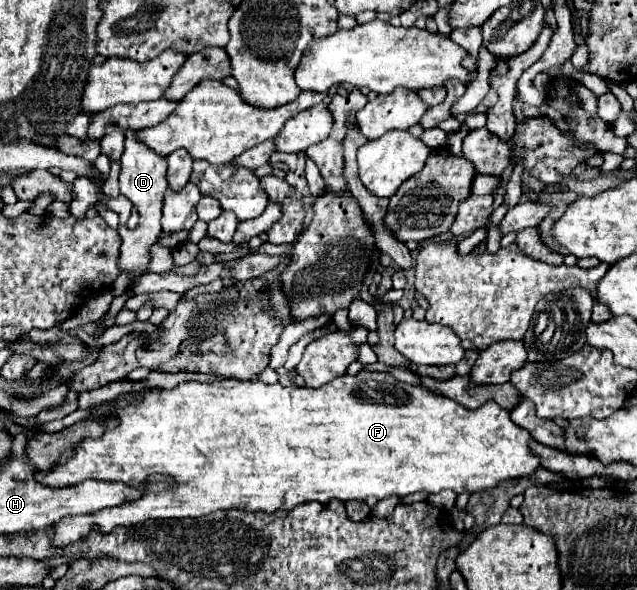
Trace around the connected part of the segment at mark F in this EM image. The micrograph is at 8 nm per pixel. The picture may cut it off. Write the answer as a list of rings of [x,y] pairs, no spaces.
[[[362,369],[358,375],[342,375],[336,377],[334,381],[318,387],[318,389],[310,389],[310,387],[284,387],[280,383],[276,385],[266,385],[262,381],[230,381],[230,379],[222,379],[222,381],[212,381],[212,383],[200,383],[200,381],[184,381],[180,385],[176,385],[174,389],[142,389],[138,391],[140,401],[134,405],[126,405],[126,407],[112,407],[114,403],[110,401],[102,411],[94,411],[94,421],[102,421],[104,417],[118,417],[118,427],[108,429],[102,433],[102,437],[92,439],[86,437],[78,443],[78,447],[74,447],[74,455],[72,457],[62,457],[58,459],[58,463],[50,469],[50,471],[38,471],[34,475],[34,479],[46,487],[70,487],[70,485],[78,485],[86,479],[96,479],[96,481],[120,481],[124,485],[130,487],[140,487],[148,481],[150,475],[168,475],[172,477],[172,485],[166,485],[162,481],[154,481],[150,483],[150,487],[142,493],[140,499],[132,501],[132,503],[122,503],[110,509],[102,509],[90,515],[82,515],[82,517],[66,517],[62,521],[58,521],[52,529],[52,547],[66,547],[74,541],[86,539],[92,531],[100,531],[100,533],[110,533],[114,527],[132,527],[138,523],[144,523],[148,519],[182,519],[182,517],[202,517],[208,513],[214,513],[218,509],[246,509],[246,511],[266,511],[266,513],[274,513],[274,511],[290,511],[294,505],[298,503],[306,503],[306,501],[318,501],[318,503],[328,503],[330,499],[340,499],[340,501],[352,501],[352,499],[366,499],[370,495],[374,495],[376,499],[386,499],[390,495],[410,495],[416,491],[428,491],[428,493],[440,493],[444,489],[452,489],[456,493],[464,493],[464,491],[482,491],[482,489],[492,489],[498,483],[506,481],[506,479],[516,479],[516,477],[528,477],[532,475],[538,465],[540,459],[530,451],[528,443],[532,439],[532,435],[518,427],[512,419],[510,413],[506,409],[500,409],[498,403],[484,403],[482,407],[470,411],[462,405],[458,405],[456,401],[452,401],[450,397],[442,397],[442,395],[434,395],[430,391],[426,391],[424,387],[412,387],[412,385],[404,385],[402,381],[396,381],[390,373],[380,373],[380,371],[366,371]]]

